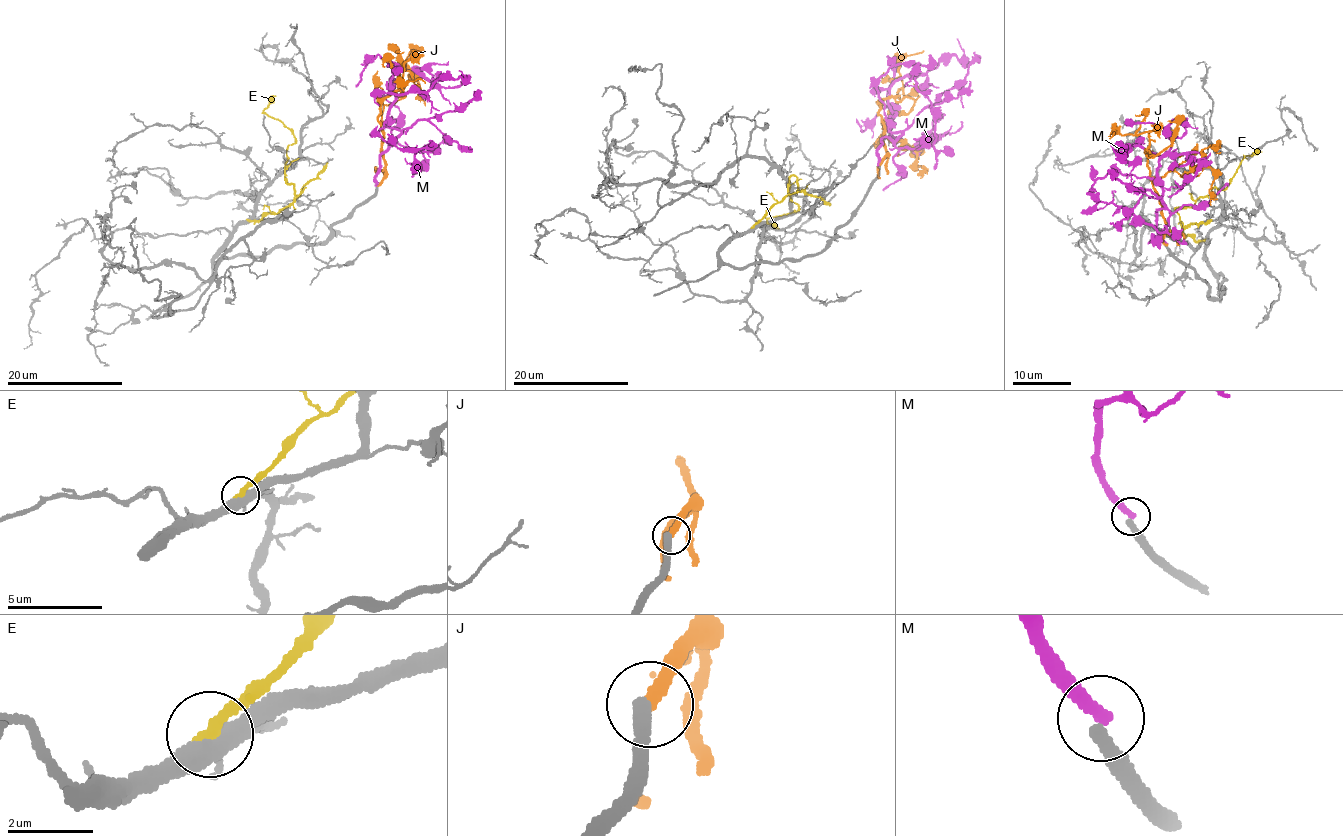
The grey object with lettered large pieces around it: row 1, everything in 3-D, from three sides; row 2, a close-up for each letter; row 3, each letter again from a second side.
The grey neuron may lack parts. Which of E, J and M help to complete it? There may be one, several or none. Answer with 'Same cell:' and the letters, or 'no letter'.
Same cell: no letter

